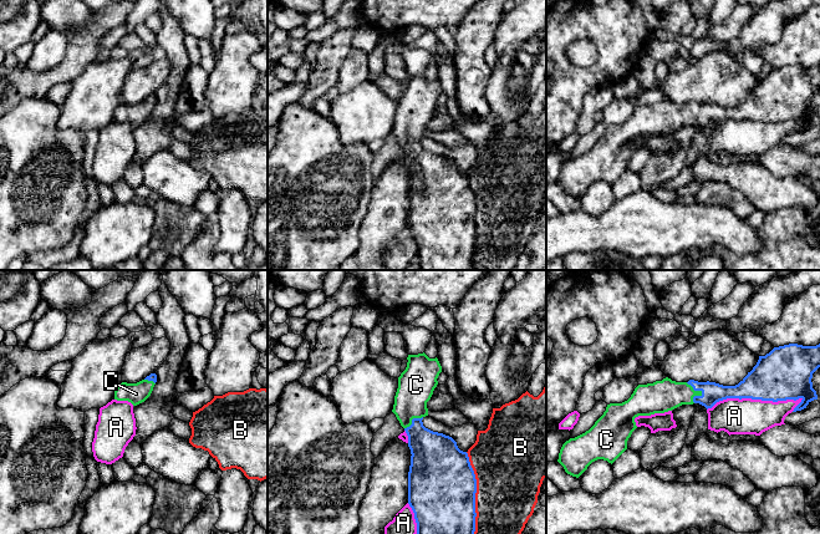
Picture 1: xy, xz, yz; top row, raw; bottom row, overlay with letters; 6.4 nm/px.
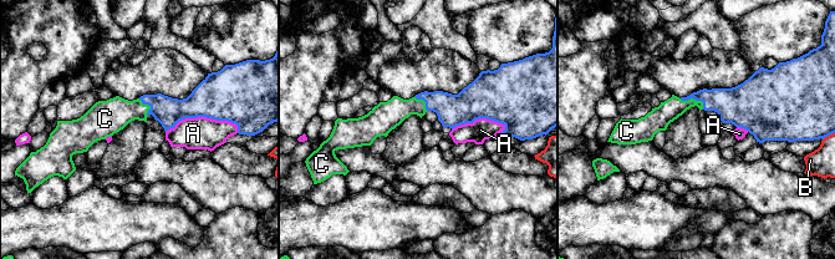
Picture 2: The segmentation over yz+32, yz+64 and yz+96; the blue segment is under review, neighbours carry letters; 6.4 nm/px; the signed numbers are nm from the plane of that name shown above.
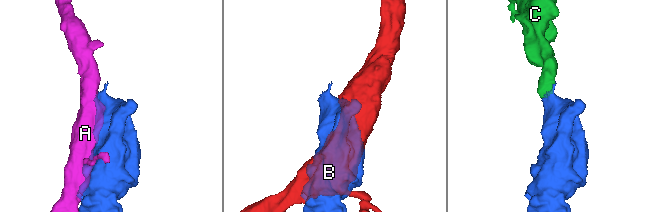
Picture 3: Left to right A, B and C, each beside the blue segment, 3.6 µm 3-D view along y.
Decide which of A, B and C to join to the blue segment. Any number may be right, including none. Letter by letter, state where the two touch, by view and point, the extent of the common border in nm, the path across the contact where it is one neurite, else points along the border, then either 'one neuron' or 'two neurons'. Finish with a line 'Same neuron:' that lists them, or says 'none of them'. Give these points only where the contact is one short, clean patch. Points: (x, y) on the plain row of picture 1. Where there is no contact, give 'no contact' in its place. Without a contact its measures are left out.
A: contact yz (754, 120); length 650 nm; two neurons
B: contact xz (474, 222); length 650 nm; two neurons
C: contact yz (702, 113); length 150 nm; way yz (712, 113), (702, 113), (666, 116); one neuron
Same neuron: C

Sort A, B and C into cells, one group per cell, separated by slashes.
A / B / C

